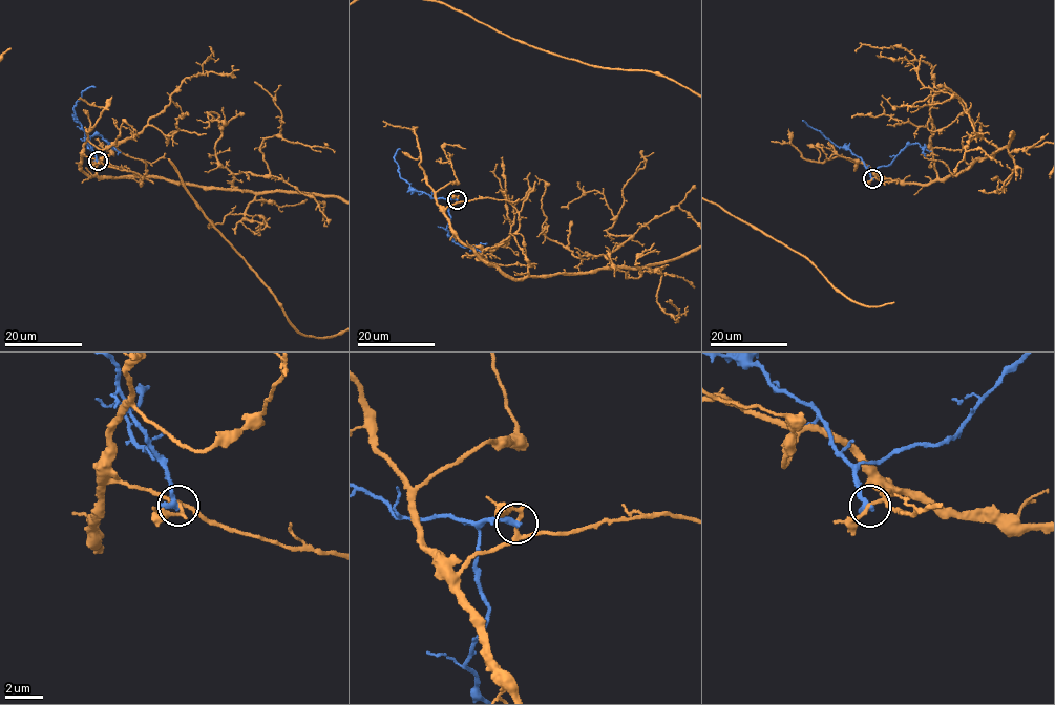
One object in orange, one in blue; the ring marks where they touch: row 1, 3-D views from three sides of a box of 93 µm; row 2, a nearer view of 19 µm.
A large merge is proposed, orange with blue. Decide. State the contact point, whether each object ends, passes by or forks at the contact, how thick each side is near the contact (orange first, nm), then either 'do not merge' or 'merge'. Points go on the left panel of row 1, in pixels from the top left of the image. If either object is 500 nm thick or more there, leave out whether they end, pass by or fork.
(98, 161) | orange forks | blue ends | 150/400 nm | do not merge

